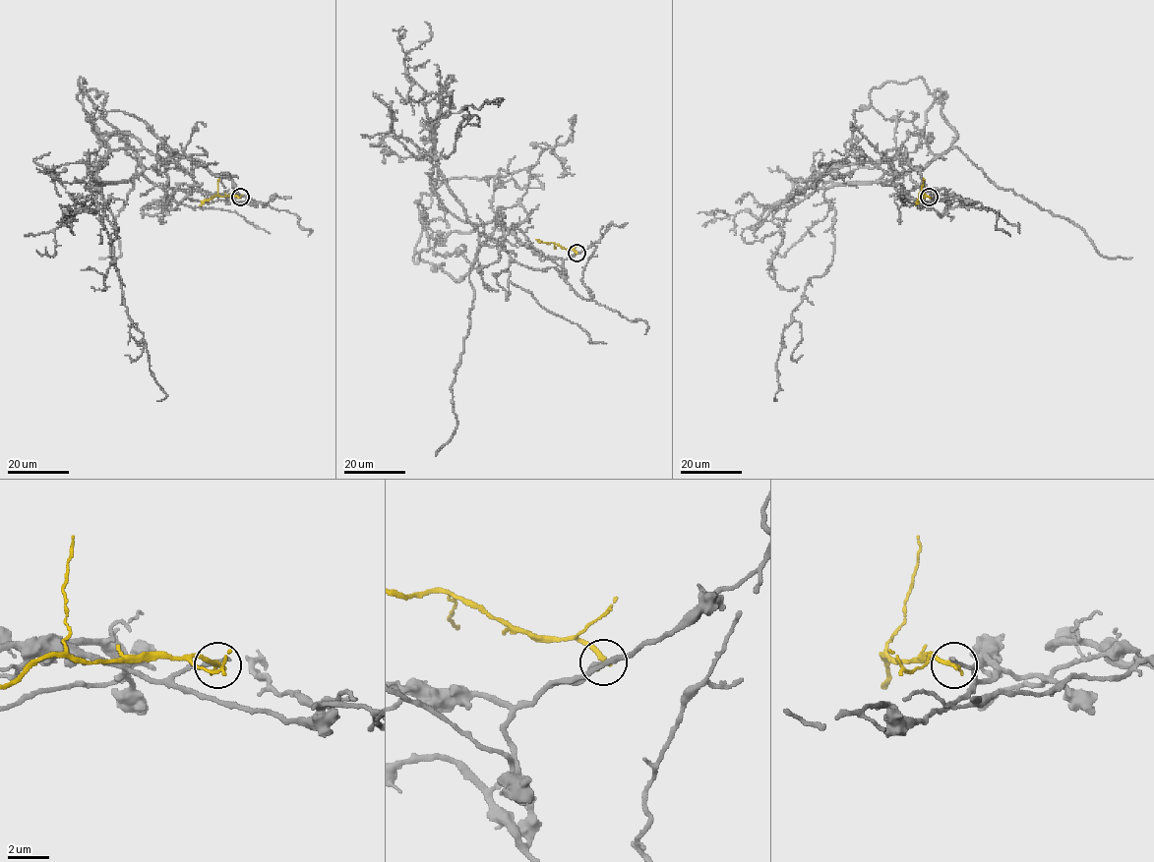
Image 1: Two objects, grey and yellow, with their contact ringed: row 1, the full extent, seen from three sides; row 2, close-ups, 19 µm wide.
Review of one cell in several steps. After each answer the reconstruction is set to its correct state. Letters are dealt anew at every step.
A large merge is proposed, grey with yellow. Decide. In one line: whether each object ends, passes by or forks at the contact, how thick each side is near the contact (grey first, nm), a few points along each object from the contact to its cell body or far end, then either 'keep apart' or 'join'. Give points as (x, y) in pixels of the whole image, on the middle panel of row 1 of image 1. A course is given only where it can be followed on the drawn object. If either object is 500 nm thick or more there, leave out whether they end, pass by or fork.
grey ends there; yellow ends there; 240 nm thick on the grey side, 240 nm on the other; grey runs (576, 253), (565, 276), (516, 262), (447, 184), (430, 149), (447, 158), (466, 107), (503, 99), (493, 100); yellow runs (576, 253), (536, 239); keep apart

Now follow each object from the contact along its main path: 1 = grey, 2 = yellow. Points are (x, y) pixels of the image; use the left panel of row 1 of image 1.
1: (240, 197), (162, 188), (142, 174), (98, 187), (93, 205), (110, 239), (130, 331), (166, 395), (156, 400)
2: (240, 197), (212, 196), (200, 205)

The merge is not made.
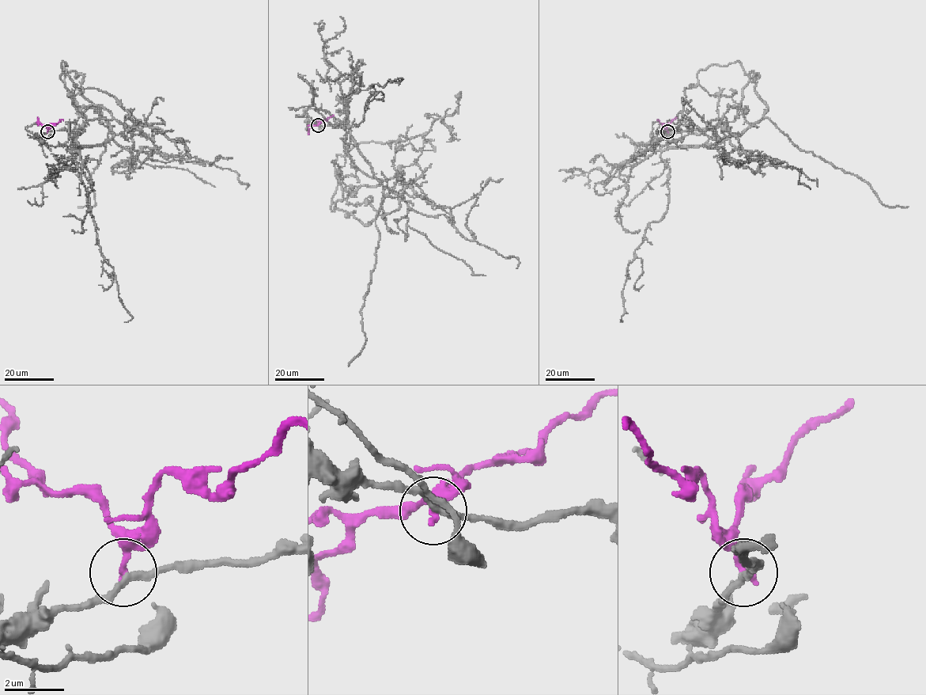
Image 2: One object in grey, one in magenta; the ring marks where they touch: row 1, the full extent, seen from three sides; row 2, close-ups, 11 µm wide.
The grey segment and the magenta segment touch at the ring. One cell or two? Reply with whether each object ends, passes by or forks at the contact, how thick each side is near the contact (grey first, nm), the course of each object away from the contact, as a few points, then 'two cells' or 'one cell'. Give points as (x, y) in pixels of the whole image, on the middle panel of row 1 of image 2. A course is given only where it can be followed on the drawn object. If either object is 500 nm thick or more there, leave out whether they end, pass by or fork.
grey passes by; magenta ends; calibres 200 and 220 nm; course grey (318, 125), (344, 127), (348, 112), (349, 136), (383, 187), (374, 269), (360, 310), (365, 340), (348, 366); course magenta (318, 125), (333, 115); two cells

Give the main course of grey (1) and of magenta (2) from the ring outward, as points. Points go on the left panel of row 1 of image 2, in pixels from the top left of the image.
1: (47, 131), (73, 131), (77, 150), (105, 143), (111, 127), (105, 118), (95, 204), (77, 206)
2: (47, 131), (51, 123), (62, 119)

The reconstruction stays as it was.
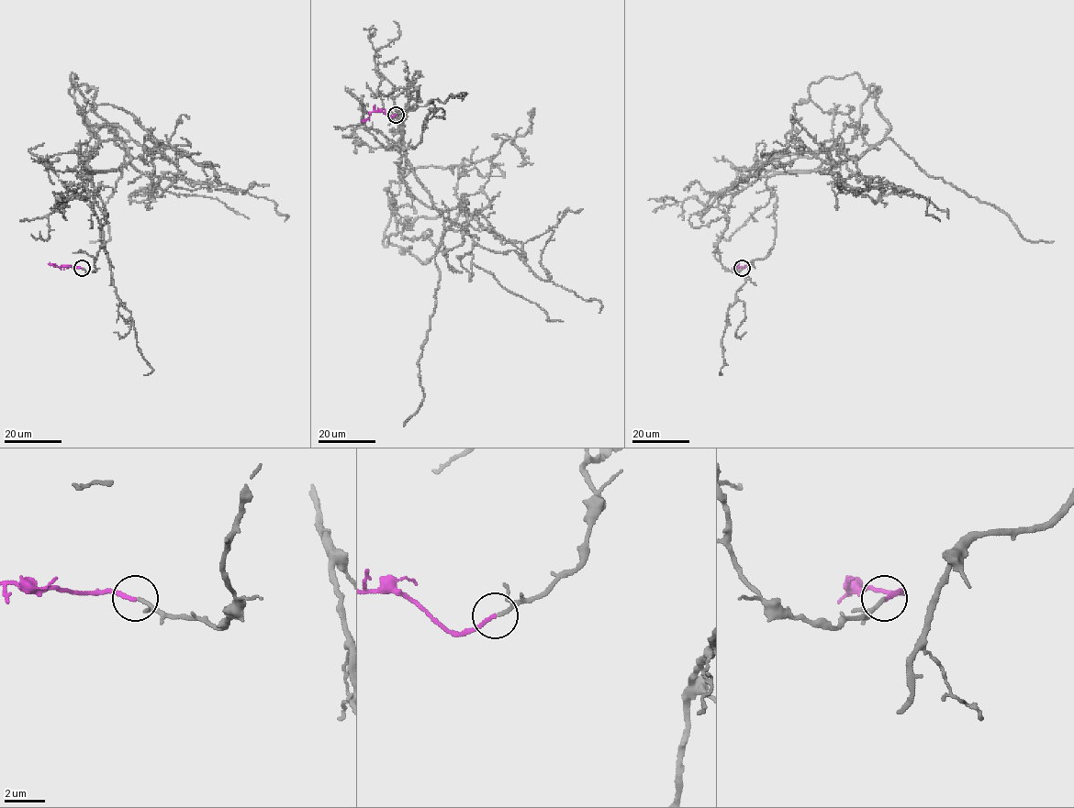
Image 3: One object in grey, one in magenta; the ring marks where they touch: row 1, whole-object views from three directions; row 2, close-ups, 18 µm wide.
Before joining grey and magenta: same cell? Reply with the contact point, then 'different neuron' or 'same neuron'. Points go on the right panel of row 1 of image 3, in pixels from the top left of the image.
place (742, 268); same neuron

